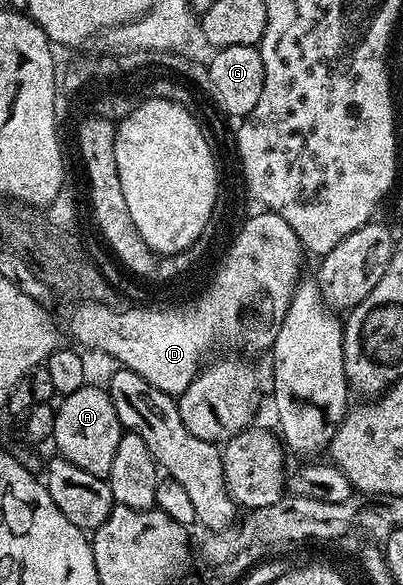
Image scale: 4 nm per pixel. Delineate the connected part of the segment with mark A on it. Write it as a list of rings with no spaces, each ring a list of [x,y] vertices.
[[[86,385],[75,389],[75,393],[64,396],[55,411],[55,425],[51,443],[57,446],[56,454],[71,461],[79,469],[92,475],[107,477],[111,473],[111,461],[115,458],[115,449],[123,428],[115,413],[108,390],[104,386]]]

